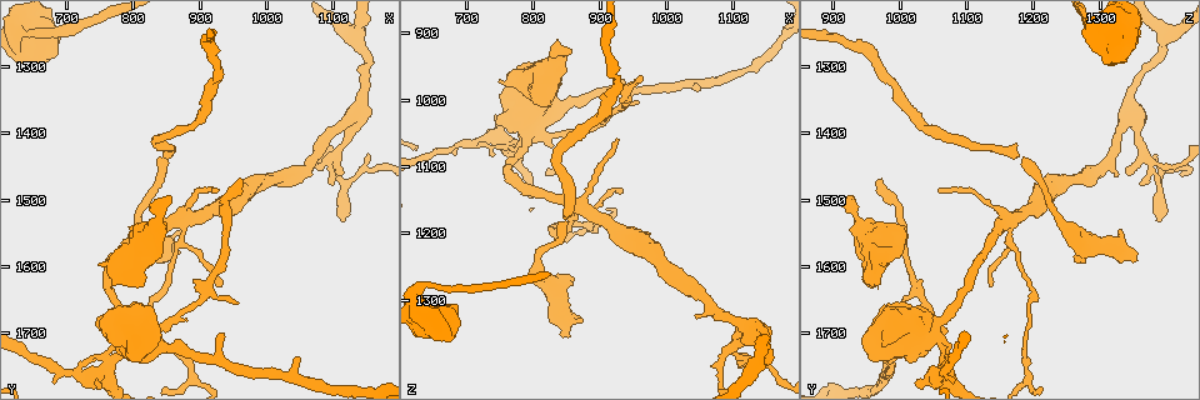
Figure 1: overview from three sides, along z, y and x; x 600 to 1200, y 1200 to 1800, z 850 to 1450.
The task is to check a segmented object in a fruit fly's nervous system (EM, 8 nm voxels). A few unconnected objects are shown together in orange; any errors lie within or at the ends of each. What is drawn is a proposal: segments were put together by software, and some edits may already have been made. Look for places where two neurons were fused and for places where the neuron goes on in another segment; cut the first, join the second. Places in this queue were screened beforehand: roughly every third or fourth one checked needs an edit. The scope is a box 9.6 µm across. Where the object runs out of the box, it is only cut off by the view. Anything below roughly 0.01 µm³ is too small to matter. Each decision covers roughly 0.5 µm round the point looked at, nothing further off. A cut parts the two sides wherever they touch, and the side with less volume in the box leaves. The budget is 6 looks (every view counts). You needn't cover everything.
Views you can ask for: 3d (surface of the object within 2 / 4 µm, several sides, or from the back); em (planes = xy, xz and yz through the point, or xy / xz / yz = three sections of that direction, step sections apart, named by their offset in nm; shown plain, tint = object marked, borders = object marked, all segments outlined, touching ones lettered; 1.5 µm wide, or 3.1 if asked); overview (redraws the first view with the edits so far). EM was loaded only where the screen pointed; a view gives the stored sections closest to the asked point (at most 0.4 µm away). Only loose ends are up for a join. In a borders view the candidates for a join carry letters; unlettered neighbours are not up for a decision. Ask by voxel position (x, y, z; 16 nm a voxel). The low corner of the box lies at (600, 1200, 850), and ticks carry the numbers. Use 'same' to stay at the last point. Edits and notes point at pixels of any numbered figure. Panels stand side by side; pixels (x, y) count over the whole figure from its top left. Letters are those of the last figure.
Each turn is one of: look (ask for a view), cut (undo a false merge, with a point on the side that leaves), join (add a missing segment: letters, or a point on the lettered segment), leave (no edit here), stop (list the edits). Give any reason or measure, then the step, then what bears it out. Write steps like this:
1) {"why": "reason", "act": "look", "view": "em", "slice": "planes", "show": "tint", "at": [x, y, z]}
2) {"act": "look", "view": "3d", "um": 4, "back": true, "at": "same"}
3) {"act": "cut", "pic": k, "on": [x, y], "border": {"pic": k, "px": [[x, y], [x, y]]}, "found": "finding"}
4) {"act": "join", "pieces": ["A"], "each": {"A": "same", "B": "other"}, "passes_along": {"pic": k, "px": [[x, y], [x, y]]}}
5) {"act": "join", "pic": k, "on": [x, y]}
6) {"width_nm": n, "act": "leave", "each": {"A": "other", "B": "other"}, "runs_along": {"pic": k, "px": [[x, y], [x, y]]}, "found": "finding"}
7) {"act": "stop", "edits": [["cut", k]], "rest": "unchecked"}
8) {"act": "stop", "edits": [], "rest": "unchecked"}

{"why": "free end", "act": "look", "view": "em", "slice": "yz", "step": 4, "show": "borders", "at": [855, 1495, 925]}

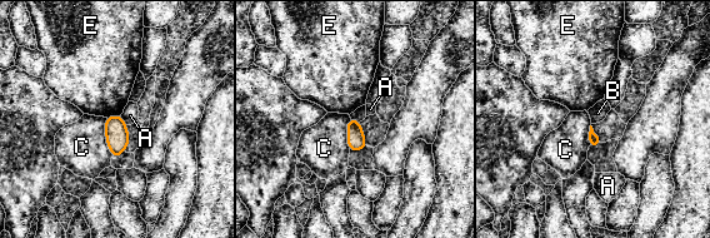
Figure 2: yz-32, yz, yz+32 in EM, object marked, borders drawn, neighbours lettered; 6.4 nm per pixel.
{"longest_contact_nm": ["C", 260], "act": "leave", "each": {"A": "other", "B": "other", "C": "other", "E": "other"}, "found": "no lettered segment goes on from it"}

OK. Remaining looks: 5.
{"why": "calibre changes", "act": "look", "view": "em", "slice": "yz", "step": 4, "show": "tint", "at": [700, 1760, 1065]}

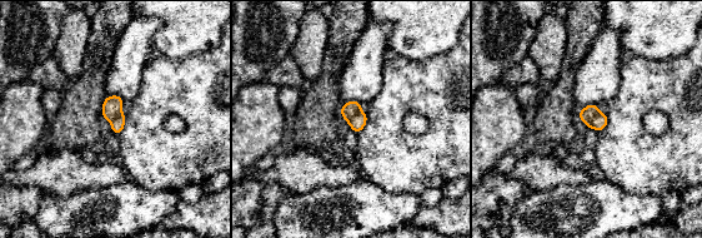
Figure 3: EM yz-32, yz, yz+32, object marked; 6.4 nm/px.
{"act": "look", "view": "em", "slice": "planes", "show": "borders", "at": "same"}

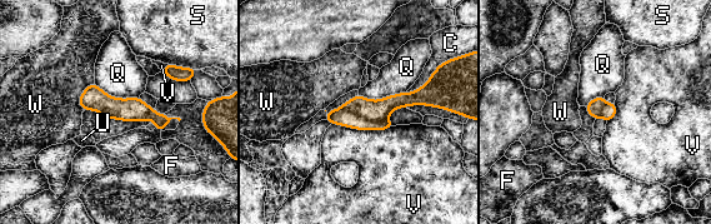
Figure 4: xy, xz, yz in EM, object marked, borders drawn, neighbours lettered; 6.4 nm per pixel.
{"longest_contact_nm": ["V", 400], "act": "cut", "pic": 4, "on": [375, 110], "each": {"C": "other", "F": "other", "Q": "other", "S": "other", "U": "other", "V": "other", "W": "other"}, "border": {"pic": 4, "px": [[385, 118], [339, 109], [325, 119]]}, "found": "a second neuron is stuck on"}

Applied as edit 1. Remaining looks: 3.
{"why": "an open end", "act": "look", "view": "3d", "um": 4, "at": [1055, 1740, 985]}

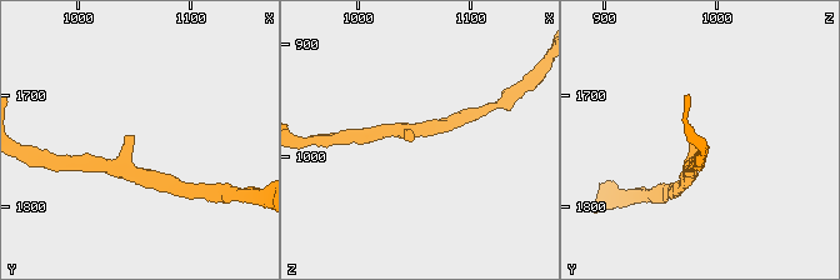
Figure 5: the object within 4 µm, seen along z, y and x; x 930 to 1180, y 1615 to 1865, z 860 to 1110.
{"why": "now the EM", "act": "look", "view": "em", "slice": "yz", "step": 4, "show": "tint", "at": [1054, 1736, 986]}

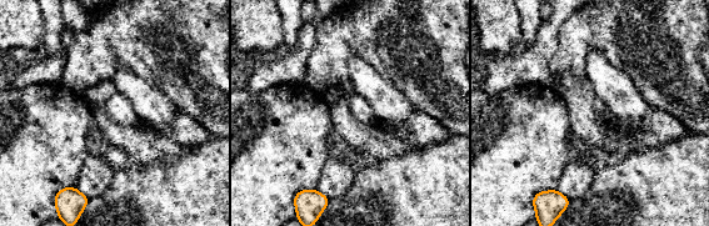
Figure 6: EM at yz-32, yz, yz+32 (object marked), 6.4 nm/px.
{"act": "look", "view": "em", "slice": "planes", "show": "borders", "at": "same"}

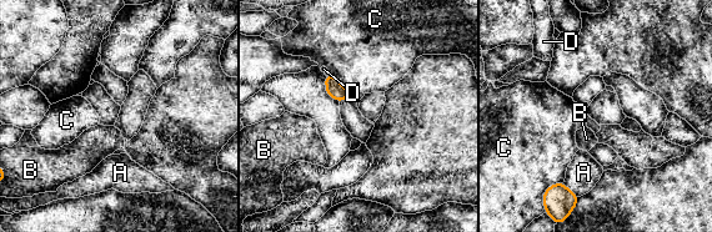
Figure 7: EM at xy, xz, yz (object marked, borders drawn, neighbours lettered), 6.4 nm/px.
{"longest_contact_nm": ["C", 190], "act": "leave", "each": {"A": "other", "B": "other", "C": "other", "D": "other"}, "border": {"pic": 7, "px": [[329, 74], [351, 90]]}, "found": "no lettered segment goes on from it"}

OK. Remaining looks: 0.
{"act": "stop", "edits": [["cut", 4]], "rest": "unchecked"}

